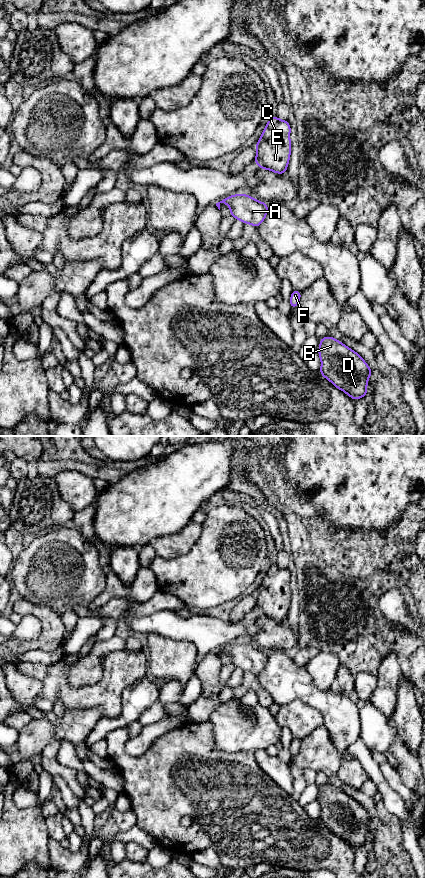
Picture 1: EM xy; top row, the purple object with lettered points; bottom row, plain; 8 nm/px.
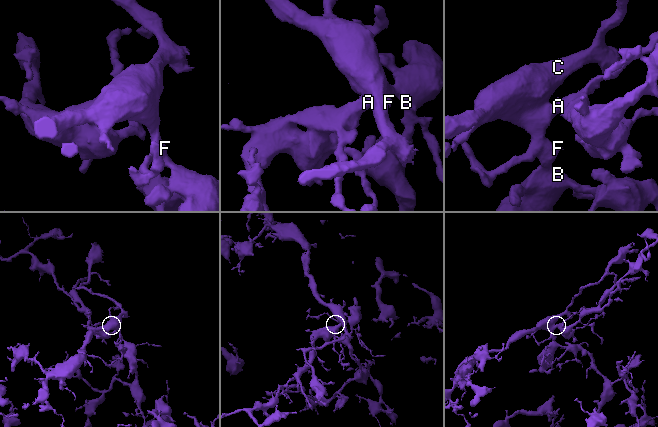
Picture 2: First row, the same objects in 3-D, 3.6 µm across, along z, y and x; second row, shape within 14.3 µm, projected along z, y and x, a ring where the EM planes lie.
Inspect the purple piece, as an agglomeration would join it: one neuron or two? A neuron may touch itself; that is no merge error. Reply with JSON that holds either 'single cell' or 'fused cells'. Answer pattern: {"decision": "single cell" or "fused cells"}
{"decision": "single cell"}

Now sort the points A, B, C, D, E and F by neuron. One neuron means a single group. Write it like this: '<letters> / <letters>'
A B C D E F

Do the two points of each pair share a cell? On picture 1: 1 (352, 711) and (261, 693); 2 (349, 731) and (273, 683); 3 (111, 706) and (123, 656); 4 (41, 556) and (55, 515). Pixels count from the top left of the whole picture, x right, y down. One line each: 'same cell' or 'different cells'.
1: different cells
2: same cell
3: same cell
4: different cells

